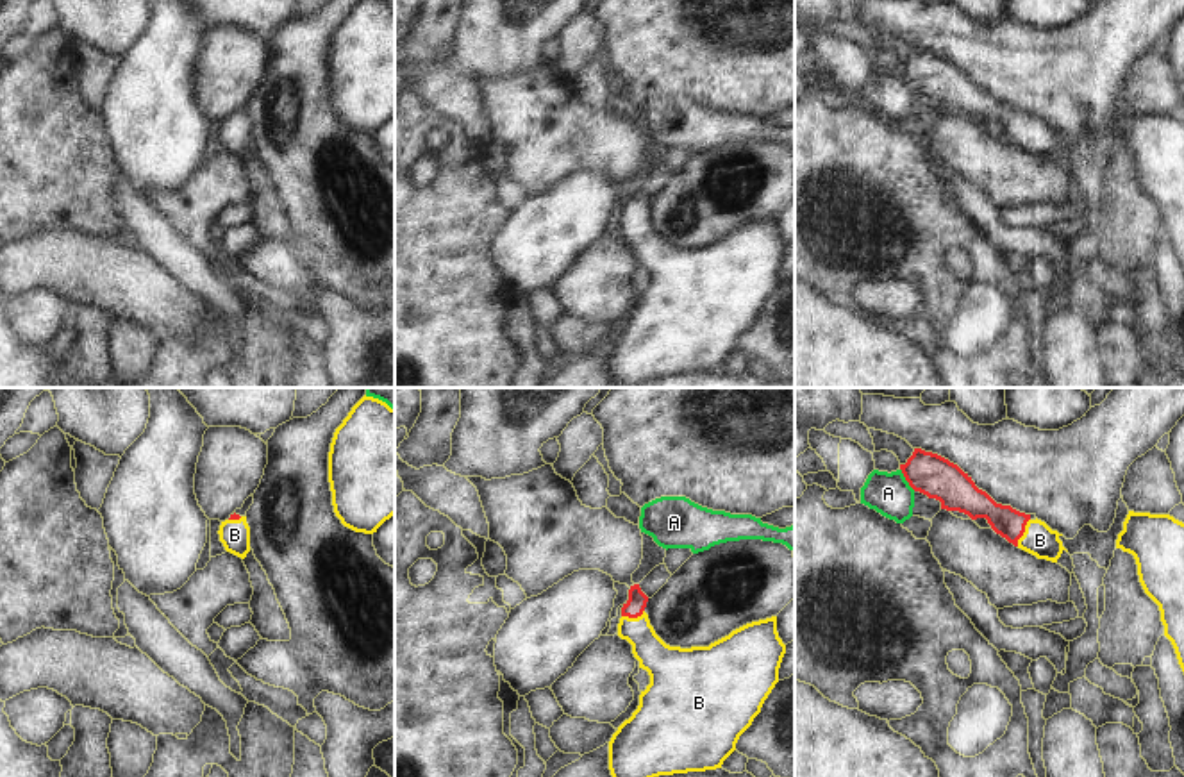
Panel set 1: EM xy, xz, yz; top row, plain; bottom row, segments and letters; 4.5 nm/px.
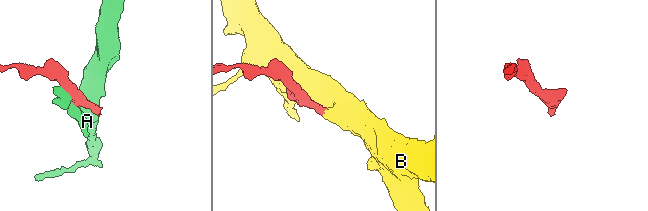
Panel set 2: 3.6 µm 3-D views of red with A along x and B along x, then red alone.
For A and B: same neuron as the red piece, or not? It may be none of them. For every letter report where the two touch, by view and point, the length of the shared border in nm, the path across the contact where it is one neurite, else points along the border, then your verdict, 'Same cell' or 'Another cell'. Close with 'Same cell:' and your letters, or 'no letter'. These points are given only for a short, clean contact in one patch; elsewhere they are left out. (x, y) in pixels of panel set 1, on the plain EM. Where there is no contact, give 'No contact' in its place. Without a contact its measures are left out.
A: Touches red at yz (906, 79). Shared border 120 nm. Another cell
B: Touches red at yz (1024, 131). Shared border 140 nm. Path across: yz (1008, 122), (1024, 131), (1040, 140). Same cell
Same cell: B

